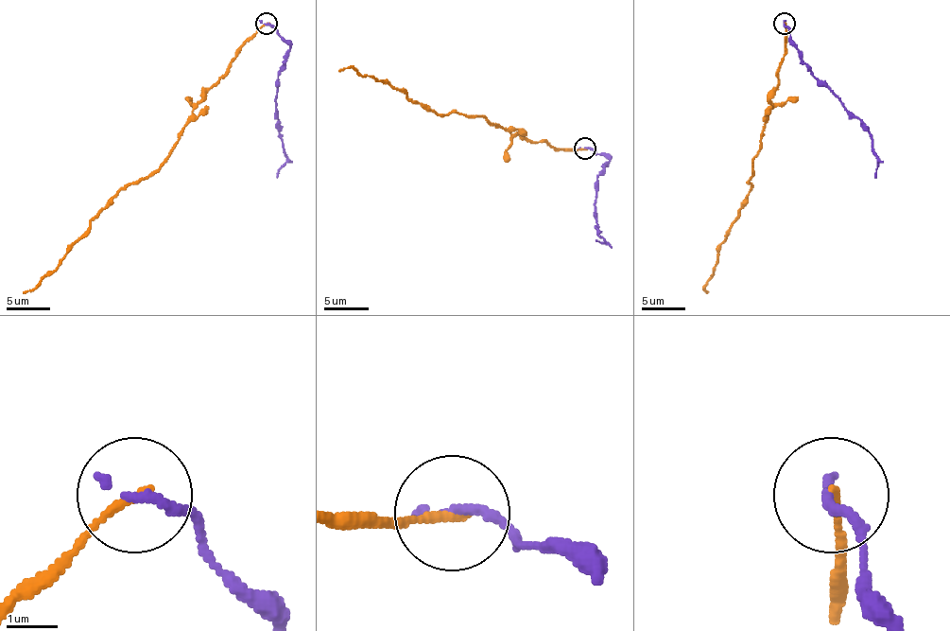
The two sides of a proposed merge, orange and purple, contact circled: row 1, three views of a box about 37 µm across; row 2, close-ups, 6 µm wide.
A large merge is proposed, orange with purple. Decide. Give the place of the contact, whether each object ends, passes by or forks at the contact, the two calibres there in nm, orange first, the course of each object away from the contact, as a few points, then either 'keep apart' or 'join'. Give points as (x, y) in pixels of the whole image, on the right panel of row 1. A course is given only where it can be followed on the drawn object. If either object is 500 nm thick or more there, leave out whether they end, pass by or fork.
place (785, 24); orange ends; purple ends; calibres 160 and 200 nm; course orange (785, 23), (779, 86), (769, 99), (748, 180), (748, 201), (717, 252), (713, 276), (704, 287), (706, 293); course purple (785, 23), (796, 49), (816, 78), (870, 134), (876, 158), (874, 178); keep apart

